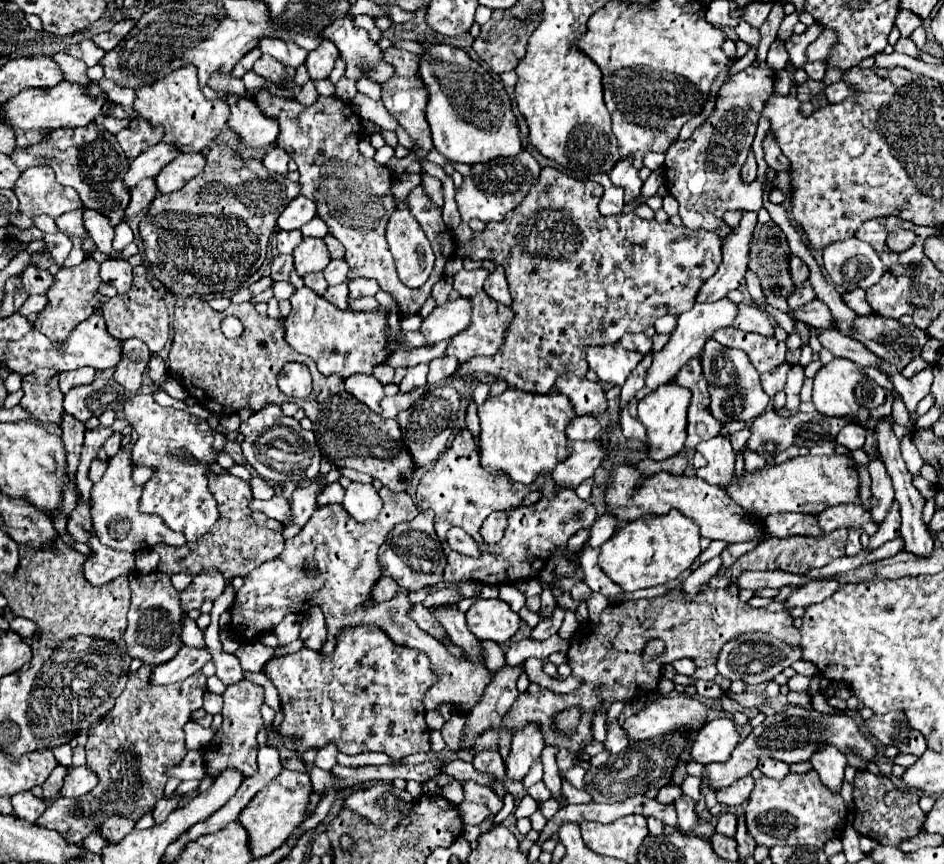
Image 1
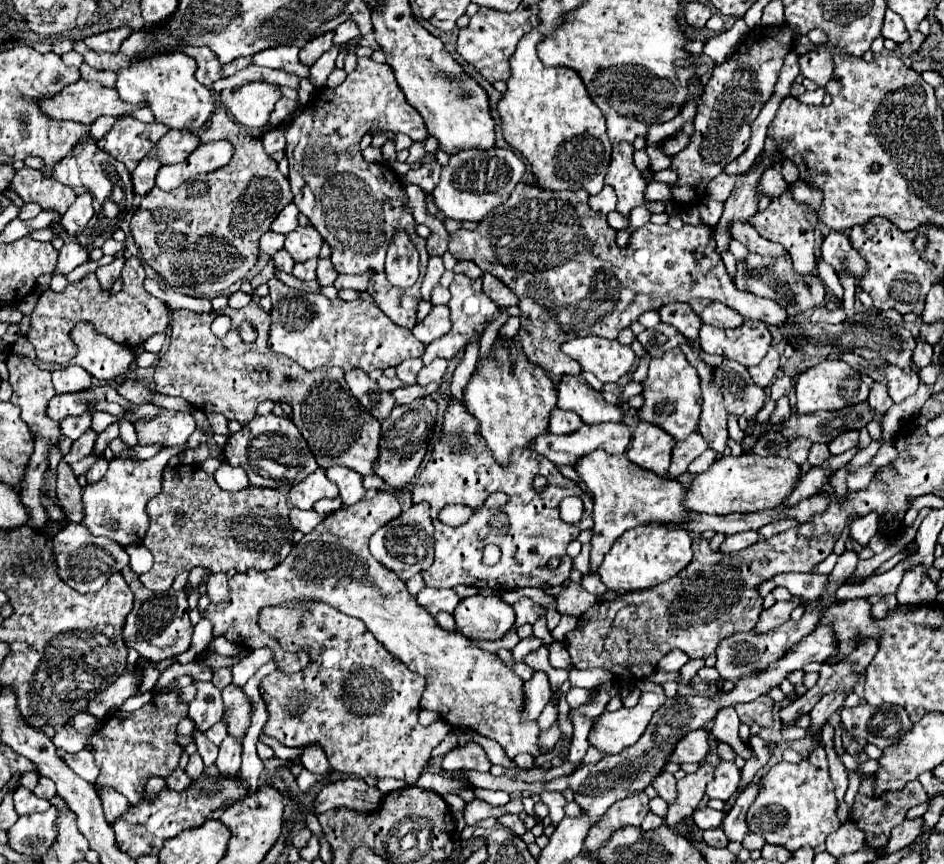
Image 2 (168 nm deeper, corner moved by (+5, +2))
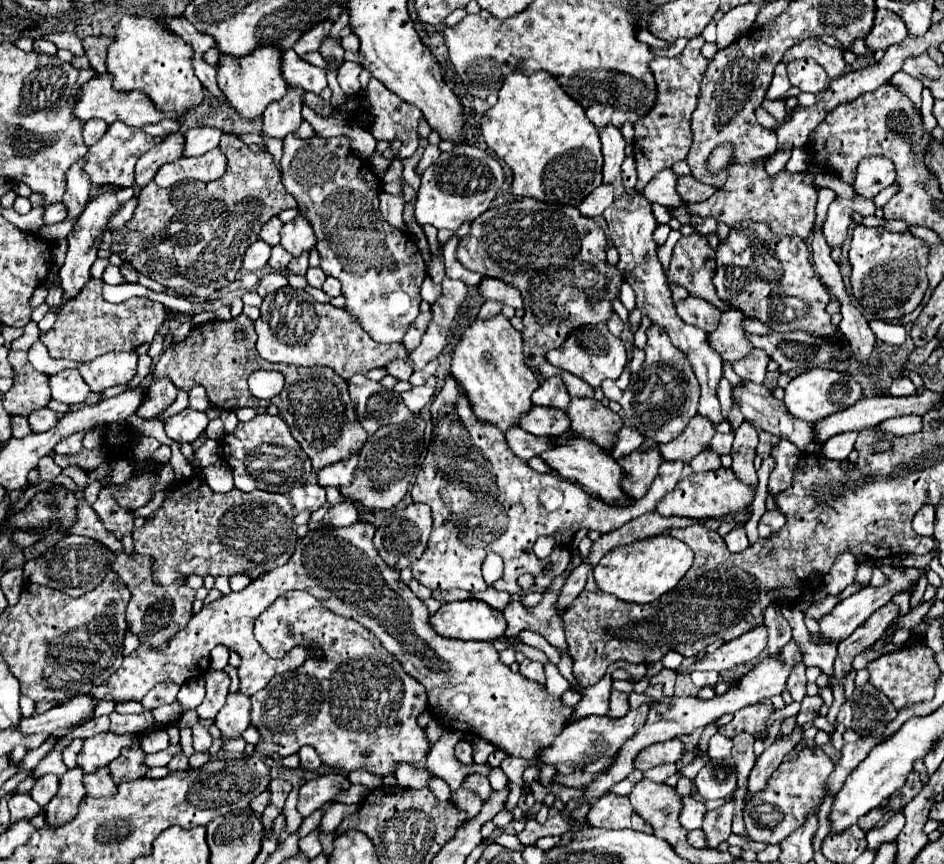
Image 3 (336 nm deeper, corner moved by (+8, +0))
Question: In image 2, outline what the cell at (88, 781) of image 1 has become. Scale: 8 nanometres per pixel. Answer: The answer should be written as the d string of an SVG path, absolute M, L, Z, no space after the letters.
M83 748L75 754L65 754L63 760L67 762L67 766L71 766L71 770L75 770L75 774L79 774L83 780L87 782L95 782L99 776L99 766L95 764L95 756L93 750Z

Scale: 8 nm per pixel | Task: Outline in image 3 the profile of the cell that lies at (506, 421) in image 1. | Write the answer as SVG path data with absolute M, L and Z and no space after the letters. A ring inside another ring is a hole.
M502 314L488 320L476 320L464 330L462 340L454 350L452 376L464 388L476 418L502 432L520 426L520 418L532 408L530 396L540 386L538 376L524 362L520 332ZM484 354L490 354L492 360L486 360Z

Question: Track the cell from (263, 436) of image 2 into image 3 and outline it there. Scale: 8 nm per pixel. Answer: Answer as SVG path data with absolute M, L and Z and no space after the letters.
M258 414L250 422L240 422L232 434L222 438L224 460L234 472L234 486L242 492L268 490L278 494L288 494L294 486L304 486L312 474L308 456L300 444L292 438L290 428L280 416Z

